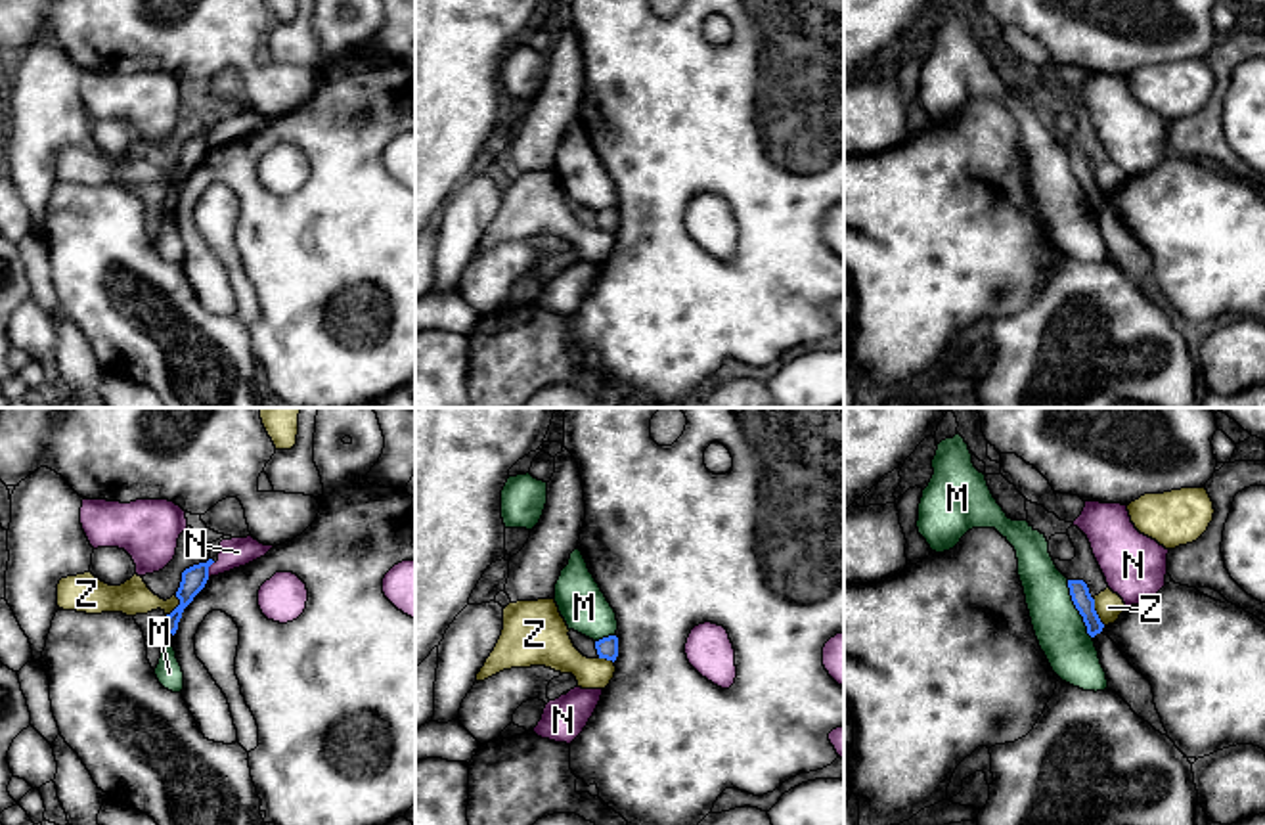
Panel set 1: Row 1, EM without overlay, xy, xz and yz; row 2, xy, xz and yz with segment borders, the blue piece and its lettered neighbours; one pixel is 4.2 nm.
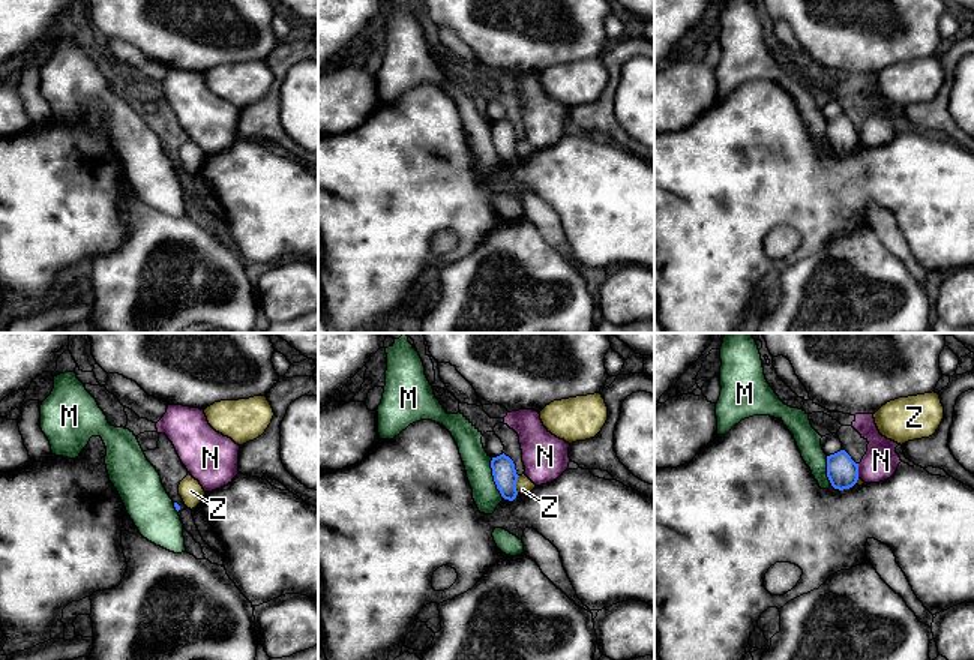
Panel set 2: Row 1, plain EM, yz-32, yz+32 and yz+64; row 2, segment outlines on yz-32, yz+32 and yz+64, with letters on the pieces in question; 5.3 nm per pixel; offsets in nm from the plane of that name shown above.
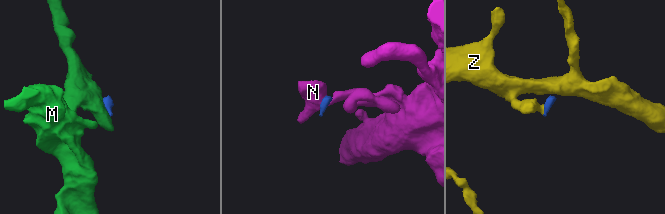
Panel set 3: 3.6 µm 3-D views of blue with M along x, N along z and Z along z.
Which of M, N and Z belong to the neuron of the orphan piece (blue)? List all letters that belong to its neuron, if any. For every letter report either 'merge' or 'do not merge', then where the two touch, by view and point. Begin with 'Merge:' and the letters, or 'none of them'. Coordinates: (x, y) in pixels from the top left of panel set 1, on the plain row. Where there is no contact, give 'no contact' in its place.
Merge: none of them
M: do not merge | yz (1076, 178)
N: do not merge | xy (207, 140)
Z: do not merge | yz (1095, 184)

